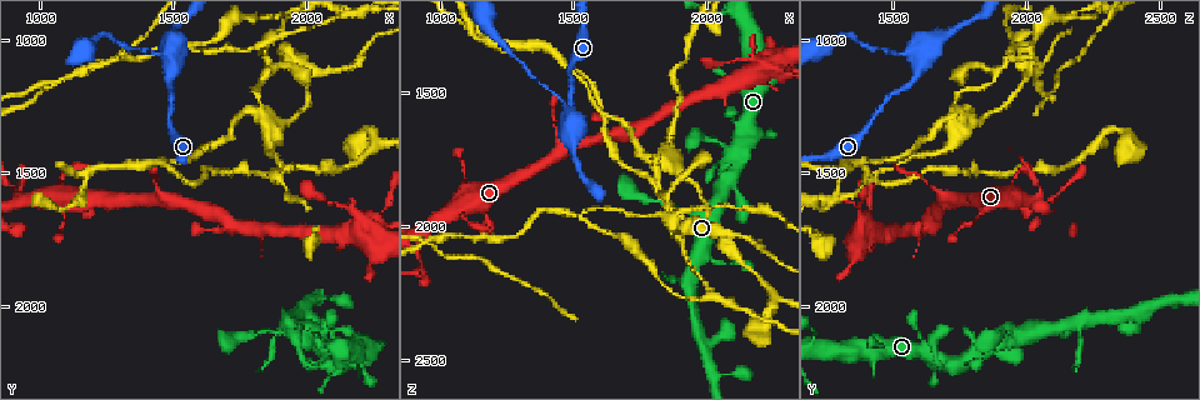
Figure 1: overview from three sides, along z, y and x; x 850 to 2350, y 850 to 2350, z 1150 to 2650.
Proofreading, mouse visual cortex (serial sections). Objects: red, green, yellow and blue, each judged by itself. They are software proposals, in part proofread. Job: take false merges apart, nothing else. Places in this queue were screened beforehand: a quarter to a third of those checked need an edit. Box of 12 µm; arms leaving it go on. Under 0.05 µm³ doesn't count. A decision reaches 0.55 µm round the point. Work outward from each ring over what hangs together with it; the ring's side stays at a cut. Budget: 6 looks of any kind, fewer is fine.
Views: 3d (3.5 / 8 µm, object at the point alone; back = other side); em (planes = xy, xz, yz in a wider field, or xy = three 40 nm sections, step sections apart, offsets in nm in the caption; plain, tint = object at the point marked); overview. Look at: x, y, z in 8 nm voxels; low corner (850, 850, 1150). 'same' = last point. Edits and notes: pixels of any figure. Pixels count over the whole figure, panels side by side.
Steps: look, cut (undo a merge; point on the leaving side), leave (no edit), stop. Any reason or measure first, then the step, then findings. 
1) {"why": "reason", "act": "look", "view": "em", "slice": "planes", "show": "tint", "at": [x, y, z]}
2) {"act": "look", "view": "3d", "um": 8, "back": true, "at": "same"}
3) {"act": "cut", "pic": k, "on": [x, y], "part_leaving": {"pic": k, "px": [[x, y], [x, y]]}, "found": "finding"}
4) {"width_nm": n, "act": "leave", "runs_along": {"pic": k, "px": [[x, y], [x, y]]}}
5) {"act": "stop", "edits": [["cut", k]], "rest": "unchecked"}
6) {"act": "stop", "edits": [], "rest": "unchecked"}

{"why": "sharp bend", "act": "look", "view": "3d", "um": 3.5, "at": [1500, 1110, 1600]}

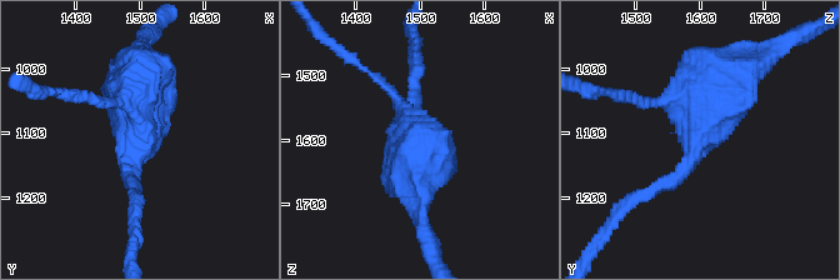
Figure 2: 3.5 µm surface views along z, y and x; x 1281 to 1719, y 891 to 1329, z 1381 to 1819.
{"arms": 3, "arm_widths_nm": [150, 200, 600], "why": "now the EM", "act": "look", "view": "em", "slice": "xy", "step": 3, "show": "tint", "at": [1505, 1095, 1590]}

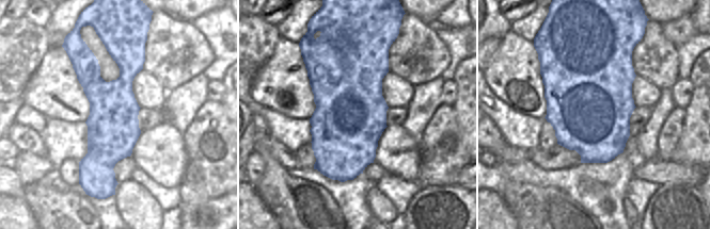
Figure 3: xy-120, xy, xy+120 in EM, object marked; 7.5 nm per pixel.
{"act": "leave", "runs_along": {"pic": 2, "px": [[650, 194], [695, 155], [736, 60]]}, "found": "continuous, no second cell"}

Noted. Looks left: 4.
{"why": "sharp bend", "act": "look", "view": "3d", "um": 3.5, "at": [1810, 1260, 1750]}

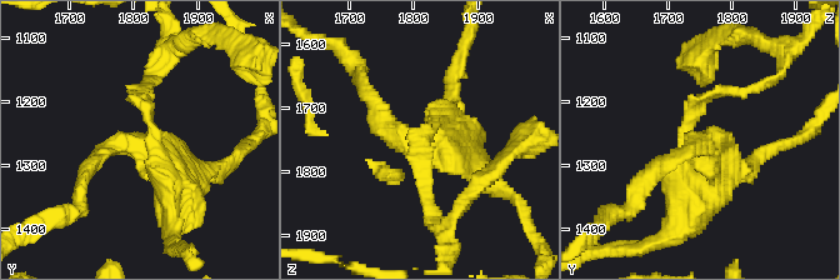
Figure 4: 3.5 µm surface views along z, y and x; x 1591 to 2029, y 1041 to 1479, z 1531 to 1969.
{"arms": 3, "arm_widths_nm": [150, 200, 400], "why": "now the EM", "act": "look", "view": "em", "slice": "xy", "step": 3, "show": "plain", "at": [1815, 1270, 1755]}

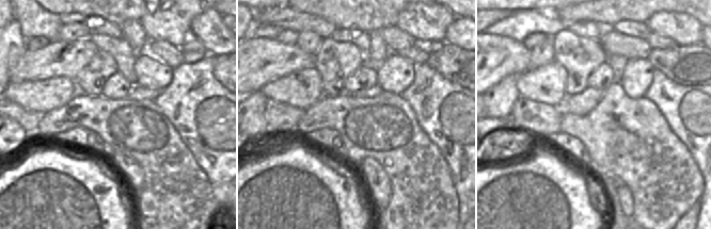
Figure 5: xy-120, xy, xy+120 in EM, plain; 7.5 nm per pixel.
{"act": "look", "view": "em", "slice": "xy", "step": 3, "show": "tint", "at": "same"}

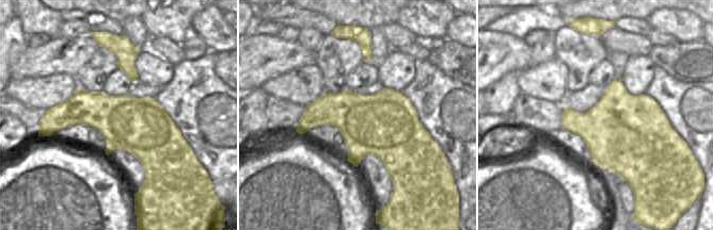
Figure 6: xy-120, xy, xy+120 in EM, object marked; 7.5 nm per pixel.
{"width_nm": 500, "act": "cut", "pic": 4, "on": [455, 74], "part_leaving": {"pic": 4, "px": [[433, 125], [421, 150], [433, 215]]}, "found": "a second cell is stuck on"}

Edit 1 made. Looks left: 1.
{"act": "stop", "edits": [["cut", 4]], "rest": "unchecked"}

